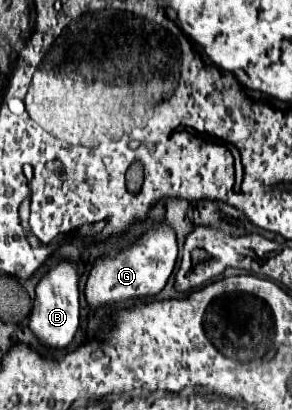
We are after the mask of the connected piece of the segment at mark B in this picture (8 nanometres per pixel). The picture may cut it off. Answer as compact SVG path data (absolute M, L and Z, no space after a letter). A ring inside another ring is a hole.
M60 263L50 269L36 287L36 299L30 313L30 331L48 349L66 349L80 323L80 301L78 301L78 271L72 263Z

